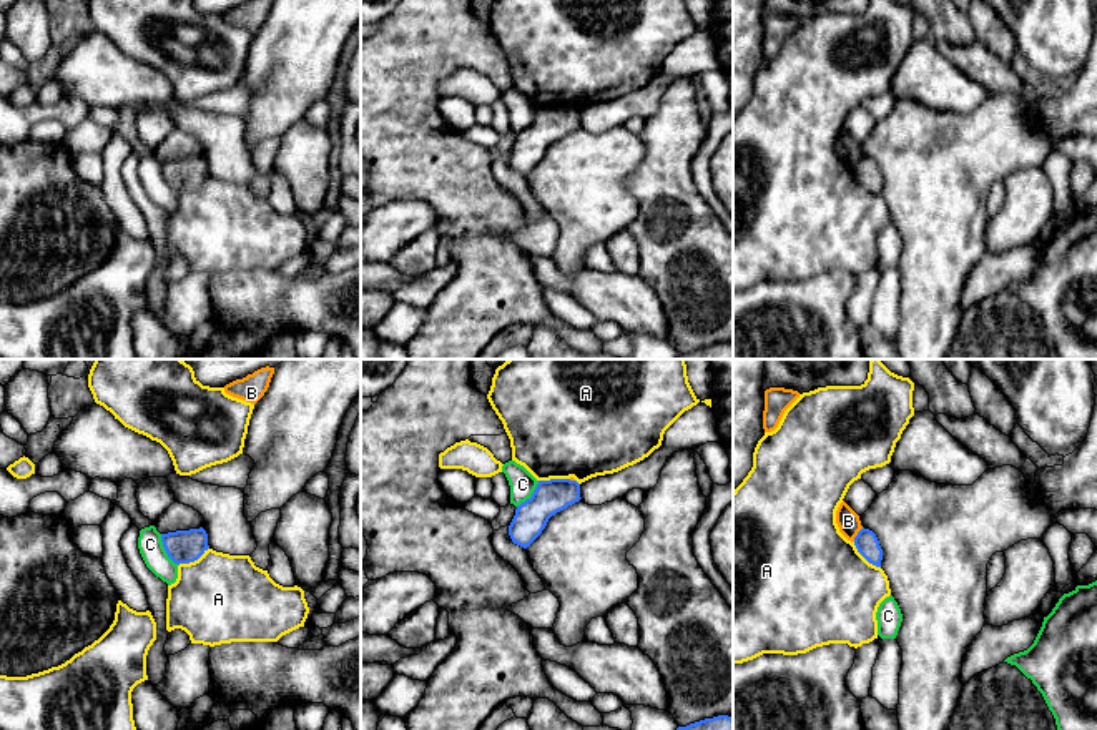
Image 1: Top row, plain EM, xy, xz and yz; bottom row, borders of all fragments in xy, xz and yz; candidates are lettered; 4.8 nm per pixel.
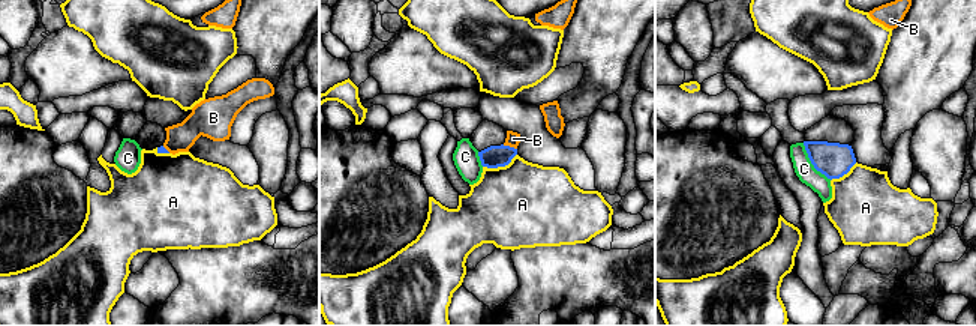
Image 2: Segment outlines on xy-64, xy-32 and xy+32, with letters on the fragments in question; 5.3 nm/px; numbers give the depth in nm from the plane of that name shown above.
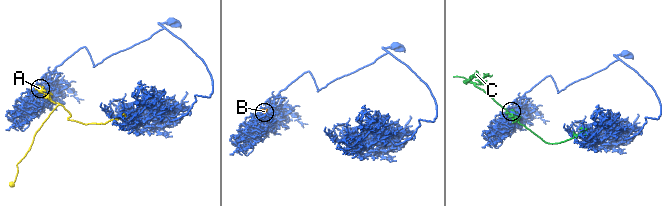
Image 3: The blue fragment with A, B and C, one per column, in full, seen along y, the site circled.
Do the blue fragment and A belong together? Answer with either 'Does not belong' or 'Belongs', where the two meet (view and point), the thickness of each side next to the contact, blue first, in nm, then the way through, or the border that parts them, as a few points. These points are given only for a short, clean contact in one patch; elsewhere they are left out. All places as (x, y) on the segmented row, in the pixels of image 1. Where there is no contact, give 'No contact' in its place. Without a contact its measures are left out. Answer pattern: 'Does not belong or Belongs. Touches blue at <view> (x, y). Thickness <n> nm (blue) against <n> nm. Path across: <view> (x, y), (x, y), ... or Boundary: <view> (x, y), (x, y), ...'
Does not belong. Touches blue at xy (193, 561). Thickness 160 nm (blue) against 440 nm

